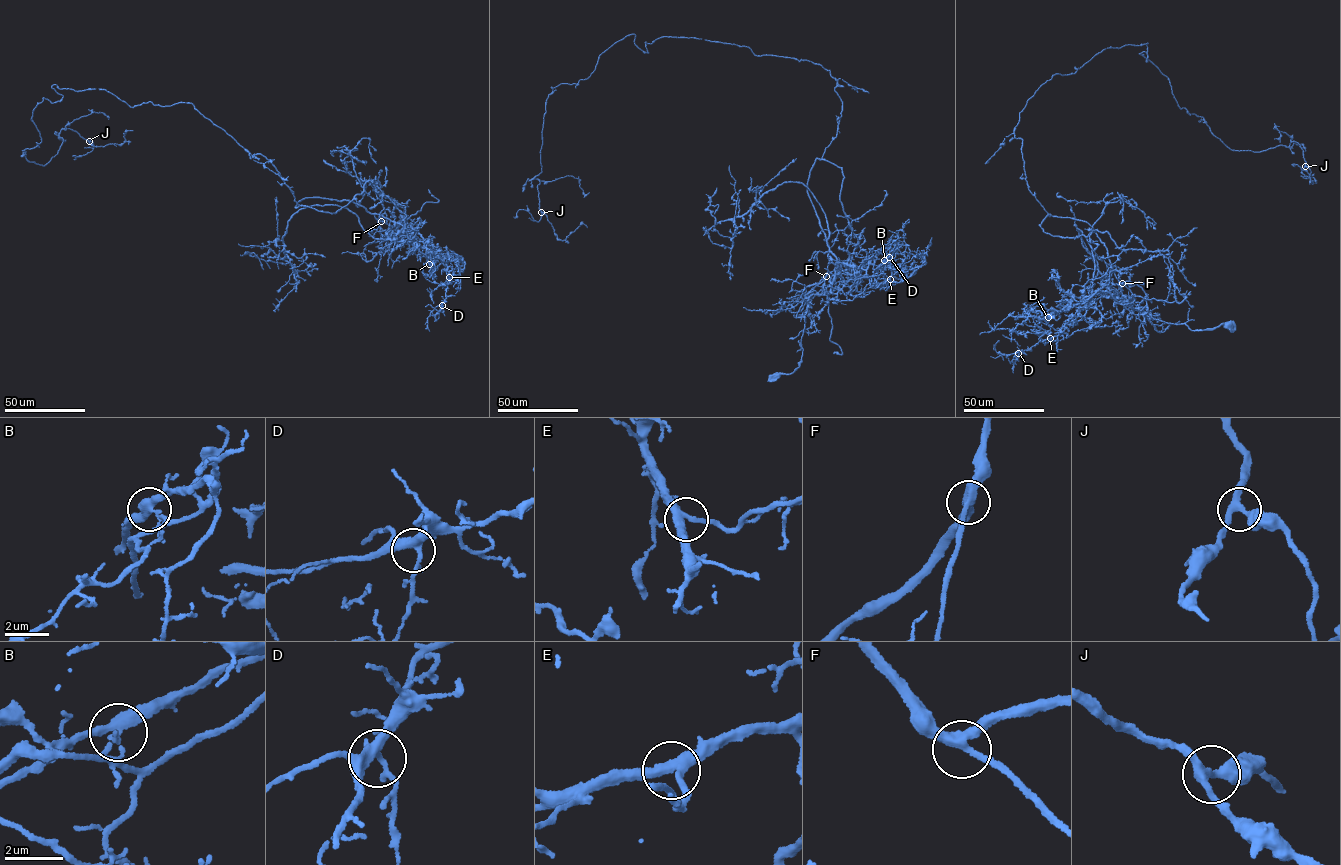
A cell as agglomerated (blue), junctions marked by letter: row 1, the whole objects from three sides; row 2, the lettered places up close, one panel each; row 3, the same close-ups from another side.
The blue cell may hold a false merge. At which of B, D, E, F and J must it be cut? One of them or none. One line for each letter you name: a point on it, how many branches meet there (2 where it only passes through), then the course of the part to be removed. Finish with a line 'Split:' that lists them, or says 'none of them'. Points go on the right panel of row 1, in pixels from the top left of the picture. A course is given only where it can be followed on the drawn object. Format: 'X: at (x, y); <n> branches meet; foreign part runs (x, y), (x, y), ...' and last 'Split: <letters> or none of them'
B: at (1048, 317); 3 branches meet; foreign part runs (1048, 317), (1094, 294), (1094, 260), (1077, 228), (1098, 270), (1134, 310), (1128, 326), (1113, 333)
Split: B

